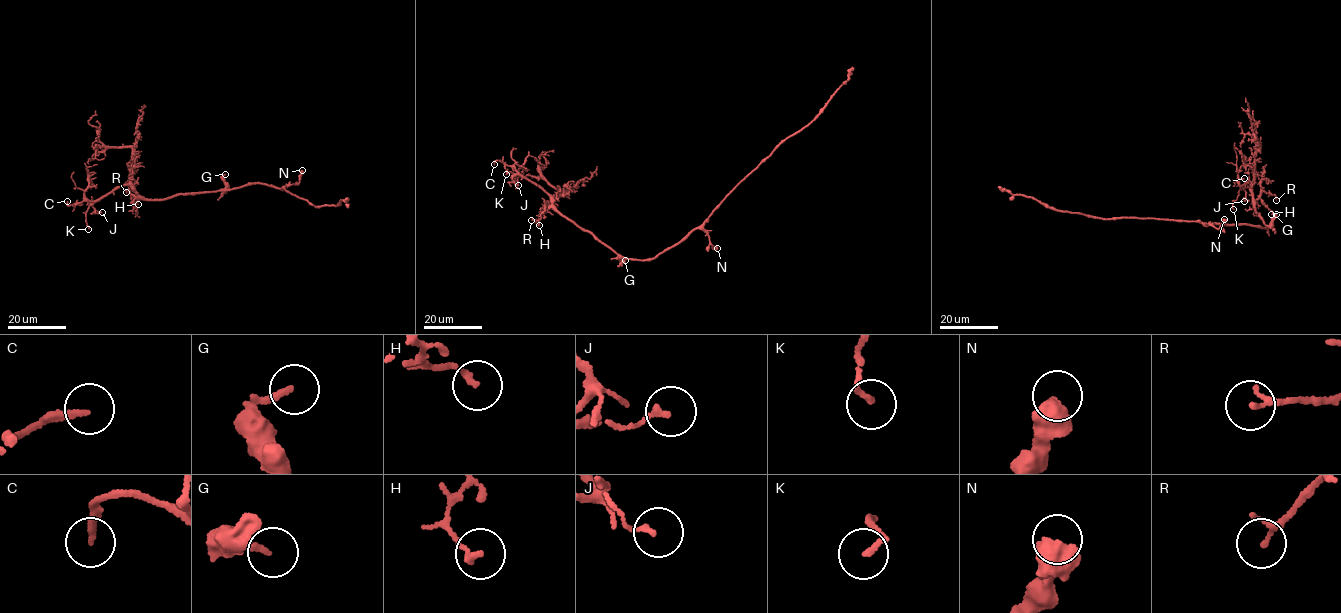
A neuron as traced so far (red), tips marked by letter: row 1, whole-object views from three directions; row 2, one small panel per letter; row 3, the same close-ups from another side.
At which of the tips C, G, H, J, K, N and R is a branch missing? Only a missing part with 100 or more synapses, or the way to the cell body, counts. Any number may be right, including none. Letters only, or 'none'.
C

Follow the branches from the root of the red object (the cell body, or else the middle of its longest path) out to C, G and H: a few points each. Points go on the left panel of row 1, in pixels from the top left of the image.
C: (261, 183), (148, 199), (125, 185), (95, 200), (69, 206), (67, 201)
G: (261, 183), (226, 189), (223, 176), (225, 174)
H: (261, 183), (177, 193), (160, 199), (131, 195), (138, 204)

